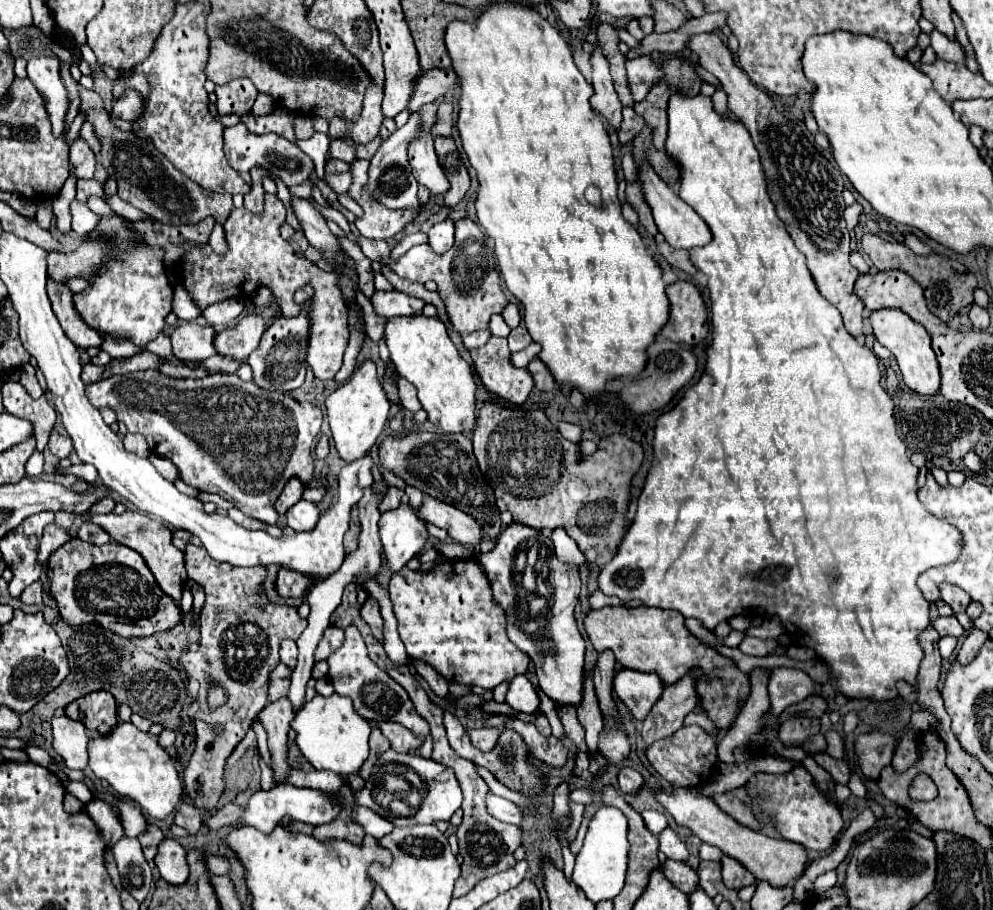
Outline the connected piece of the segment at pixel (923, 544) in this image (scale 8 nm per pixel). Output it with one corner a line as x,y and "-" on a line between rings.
678,90
670,96
668,104
666,154
678,162
678,196
700,214
712,232
712,242
688,250
690,262
708,276
712,302
712,342
706,348
706,366
700,380
694,386
688,386
682,400
656,420
652,446
654,462
638,498
636,516
622,544
618,546
618,554
612,558
612,562
602,566
598,588
604,594
618,596
624,602
640,600
644,606
678,610
684,618
698,618
710,630
722,620
730,620
734,616
776,616
796,644
800,644
800,636
810,640
810,648
828,666
830,680
836,682
838,690
846,698
876,702
876,714
880,718
896,716
902,702
896,684
898,680
904,680
906,684
914,686
918,666
924,658
918,634
930,624
930,602
924,600
916,580
928,568
956,562
958,554
962,554
962,532
956,526
950,526
950,522
934,518
934,514
930,514
918,500
918,468
910,462
910,452
898,436
894,402
880,386
882,374
878,358
872,350
856,342
856,338
846,332
840,312
818,292
816,282
812,280
812,274
806,266
806,258
794,246
784,222
778,218
776,208
770,202
758,150
754,150
750,134
742,122
718,114
714,110
712,98
702,94
688,96

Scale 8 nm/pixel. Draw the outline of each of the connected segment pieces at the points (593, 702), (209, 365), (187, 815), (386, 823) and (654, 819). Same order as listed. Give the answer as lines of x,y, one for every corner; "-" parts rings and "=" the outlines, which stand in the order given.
588,678
586,680
586,688
584,688
584,698
582,698
582,706
578,708
578,720
580,724
584,726
586,730
586,744
588,744
588,750
598,750
598,736
602,732
602,714
600,714
600,708
598,708
598,700
596,700
596,694
594,694
594,684
592,680
=
214,354
210,360
206,360
206,362
200,362
198,366
200,368
206,368
210,374
216,374
216,372
224,372
224,374
234,374
236,370
238,370
238,366
240,366
242,362
232,362
232,360
226,360
226,358
222,358
222,356
218,356
218,354
=
186,795
181,796
180,804
176,806
176,812
174,812
174,824
182,826
188,830
188,834
196,834
200,824
202,824
202,812
196,810
192,804
188,804
=
362,806
354,808
354,818
356,818
356,822
360,822
364,826
366,834
370,834
370,836
374,836
378,840
384,838
386,834
390,834
390,830
394,828
394,824
390,820
386,820
386,818
378,816
372,810
362,808
=
646,810
646,812
642,812
642,818
644,818
646,828
648,828
652,834
656,834
656,836
658,836
664,828
668,828
666,816
660,814
660,812
656,812
656,810

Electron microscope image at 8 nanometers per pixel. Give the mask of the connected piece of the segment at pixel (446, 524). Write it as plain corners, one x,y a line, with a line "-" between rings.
424,496
424,504
418,516
428,524
444,528
454,542
464,546
476,546
484,536
482,526
478,526
470,514
462,514
462,510
430,496

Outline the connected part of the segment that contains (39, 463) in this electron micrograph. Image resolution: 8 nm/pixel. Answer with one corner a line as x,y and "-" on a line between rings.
34,450
32,456
26,462
26,474
28,476
40,476
44,472
42,466
44,466
44,454
38,452
38,450

